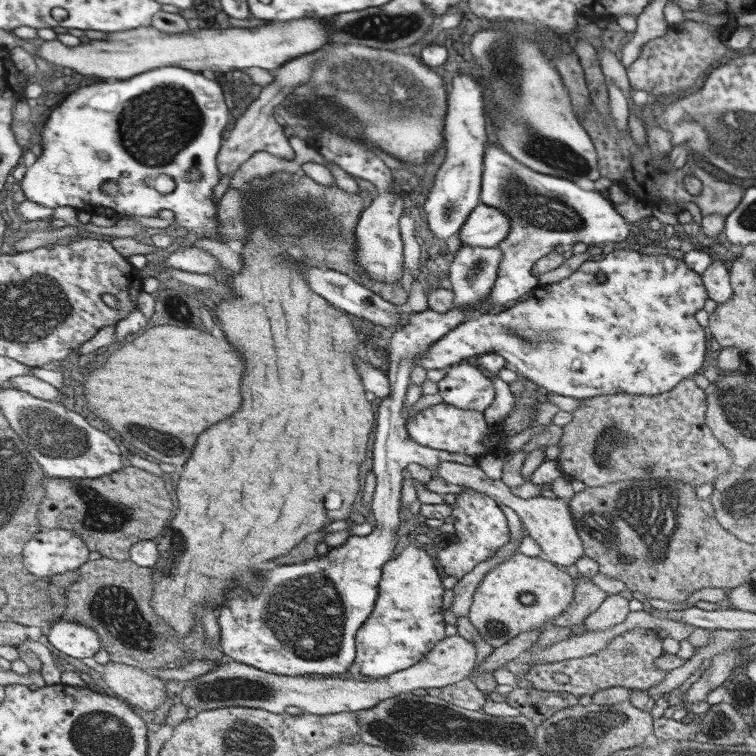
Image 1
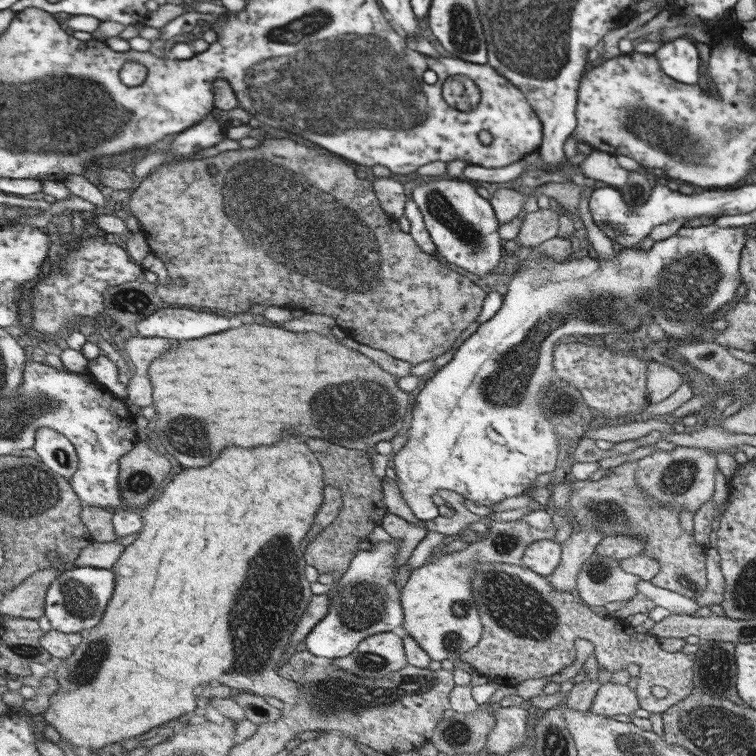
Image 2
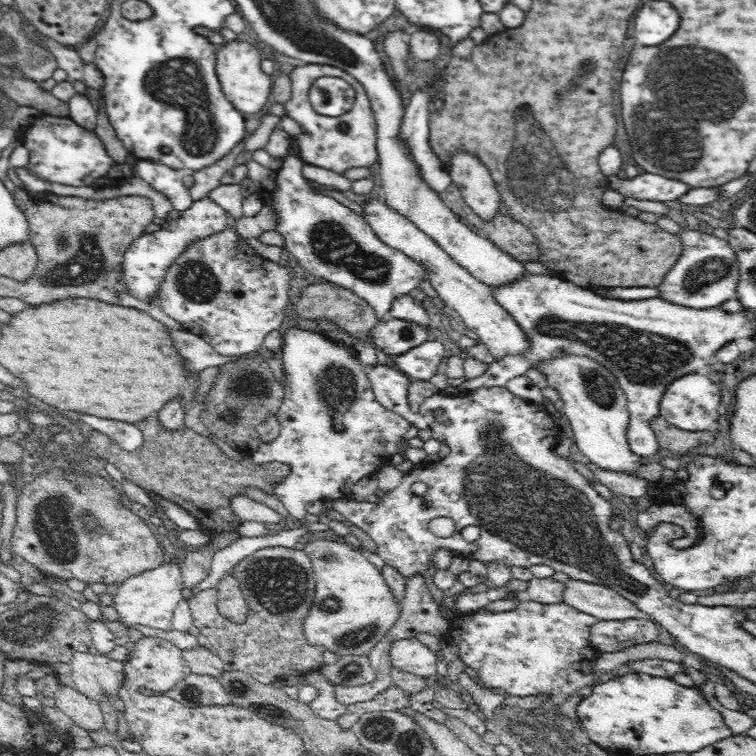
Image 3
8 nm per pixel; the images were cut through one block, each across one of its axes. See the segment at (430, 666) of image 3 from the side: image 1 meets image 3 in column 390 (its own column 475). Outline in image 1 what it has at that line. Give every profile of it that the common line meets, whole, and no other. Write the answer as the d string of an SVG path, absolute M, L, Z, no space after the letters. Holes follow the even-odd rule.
M458 635L442 639L429 652L428 656L422 657L416 665L409 669L399 670L397 673L390 674L389 677L376 678L372 681L356 682L356 680L342 680L336 675L322 677L321 675L307 676L284 676L266 672L248 664L239 663L236 660L228 659L221 662L216 670L201 676L200 678L187 681L183 691L183 702L192 708L200 710L216 710L217 708L228 707L250 707L271 710L276 714L284 714L288 706L301 708L304 713L313 715L332 715L338 713L358 713L359 711L380 705L384 700L396 697L398 694L411 693L416 689L442 688L468 678L477 664L477 650L474 643L461 638Z

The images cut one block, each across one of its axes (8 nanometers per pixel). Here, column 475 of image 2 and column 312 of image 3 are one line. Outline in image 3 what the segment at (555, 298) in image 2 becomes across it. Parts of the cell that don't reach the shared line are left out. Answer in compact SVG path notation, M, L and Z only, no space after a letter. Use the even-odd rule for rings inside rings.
M299 324L284 334L281 350L284 396L276 414L281 426L280 434L268 443L260 443L251 457L255 463L278 461L288 466L283 481L275 484L273 493L292 518L304 521L306 506L310 502L344 498L352 484L361 478L374 476L390 455L402 452L401 439L411 424L375 399L363 365L354 356L352 348L347 348L342 342L327 337L315 327ZM355 412L364 414L364 422L358 424L355 421Z

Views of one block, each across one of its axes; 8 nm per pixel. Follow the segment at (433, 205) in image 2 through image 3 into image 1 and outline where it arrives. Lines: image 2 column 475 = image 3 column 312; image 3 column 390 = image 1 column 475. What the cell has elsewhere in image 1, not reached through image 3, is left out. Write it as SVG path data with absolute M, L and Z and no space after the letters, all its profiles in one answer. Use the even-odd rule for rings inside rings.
M462 243L453 259L447 262L447 265L450 266L451 291L455 294L452 309L477 309L480 305L489 301L492 290L496 286L502 258L504 258L504 253L500 246L478 248Z

